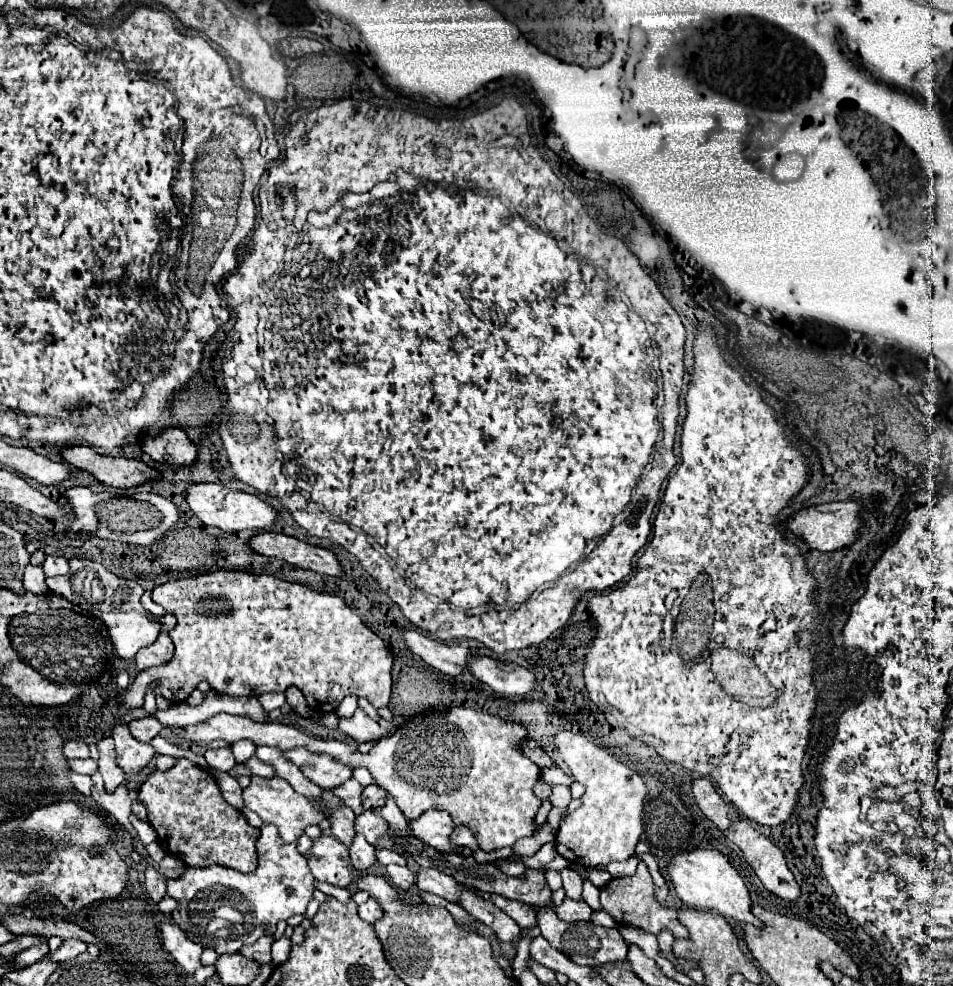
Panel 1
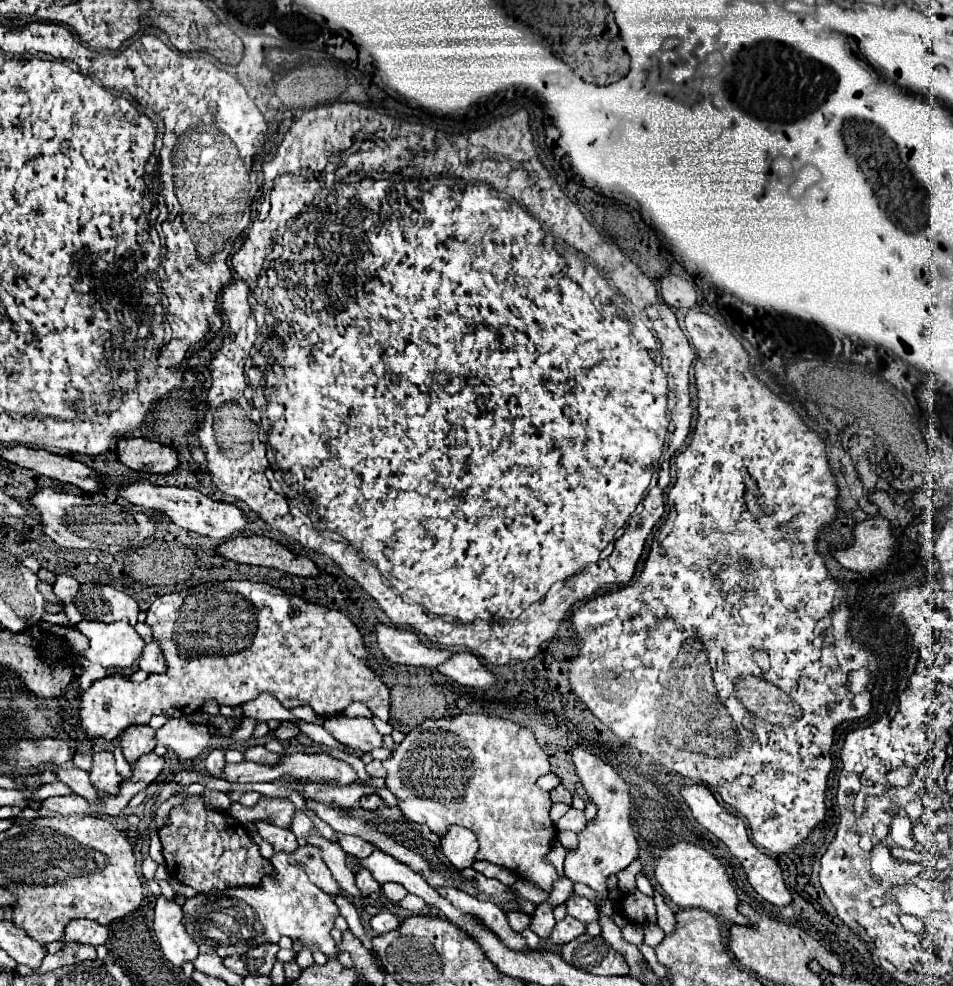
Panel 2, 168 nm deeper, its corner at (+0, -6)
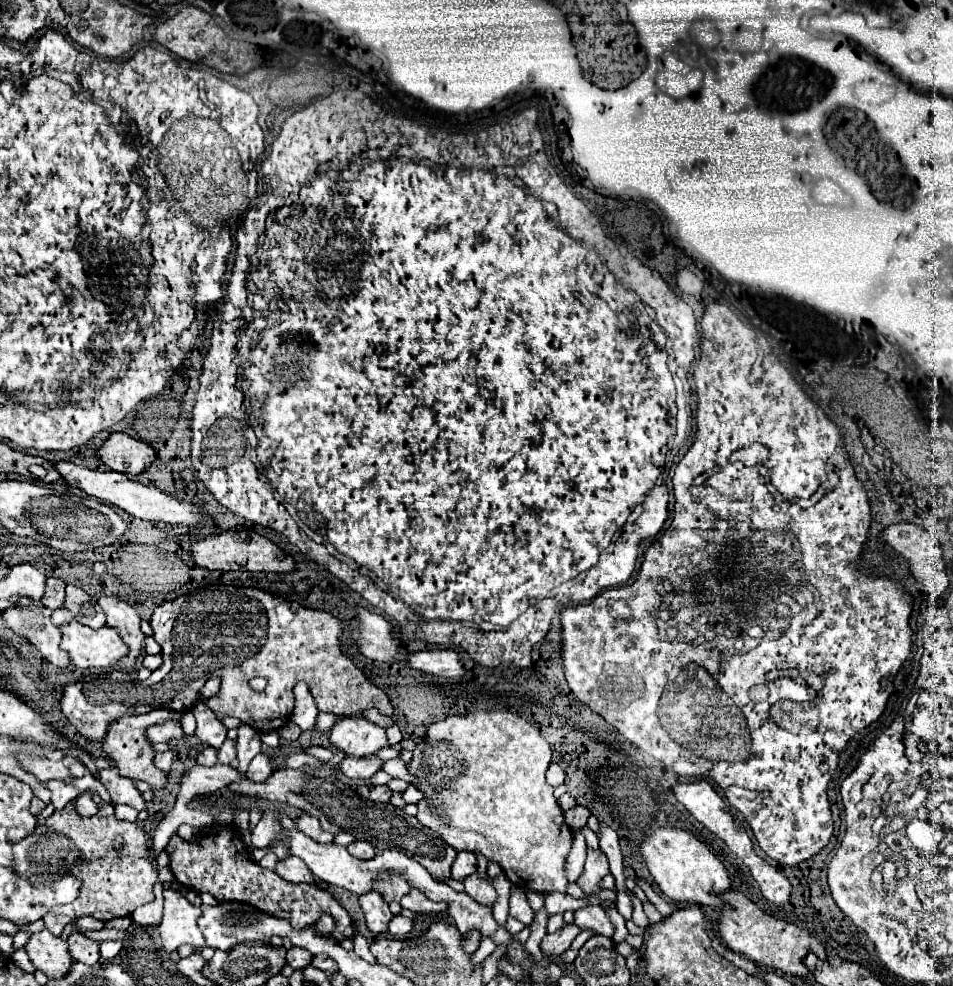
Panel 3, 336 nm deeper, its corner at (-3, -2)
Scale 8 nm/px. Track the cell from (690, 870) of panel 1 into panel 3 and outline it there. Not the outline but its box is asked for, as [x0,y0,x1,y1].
[640,829,730,907]

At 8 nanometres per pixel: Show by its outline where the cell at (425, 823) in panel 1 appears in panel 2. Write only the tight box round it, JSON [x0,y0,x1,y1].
[441,825,479,869]

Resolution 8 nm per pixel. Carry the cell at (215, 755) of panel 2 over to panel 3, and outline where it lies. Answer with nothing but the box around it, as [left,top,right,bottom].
[196,747,216,767]

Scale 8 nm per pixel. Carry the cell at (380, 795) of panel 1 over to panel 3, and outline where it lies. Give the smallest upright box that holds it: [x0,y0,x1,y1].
[356,785,392,803]

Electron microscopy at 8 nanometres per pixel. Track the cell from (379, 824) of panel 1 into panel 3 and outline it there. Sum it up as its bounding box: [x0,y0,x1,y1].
[348,841,376,861]

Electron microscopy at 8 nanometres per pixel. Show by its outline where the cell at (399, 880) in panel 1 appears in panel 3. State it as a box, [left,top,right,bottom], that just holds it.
[372,871,410,903]

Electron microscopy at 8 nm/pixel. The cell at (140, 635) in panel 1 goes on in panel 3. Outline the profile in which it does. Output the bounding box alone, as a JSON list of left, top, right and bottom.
[62,619,128,669]

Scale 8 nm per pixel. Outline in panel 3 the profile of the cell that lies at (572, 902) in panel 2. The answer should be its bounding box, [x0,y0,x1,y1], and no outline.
[574,905,614,937]

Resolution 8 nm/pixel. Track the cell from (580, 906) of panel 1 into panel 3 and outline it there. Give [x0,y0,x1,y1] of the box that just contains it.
[540,923,580,957]

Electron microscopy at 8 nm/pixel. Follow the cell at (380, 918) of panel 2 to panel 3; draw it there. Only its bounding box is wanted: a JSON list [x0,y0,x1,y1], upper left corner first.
[390,915,414,939]

